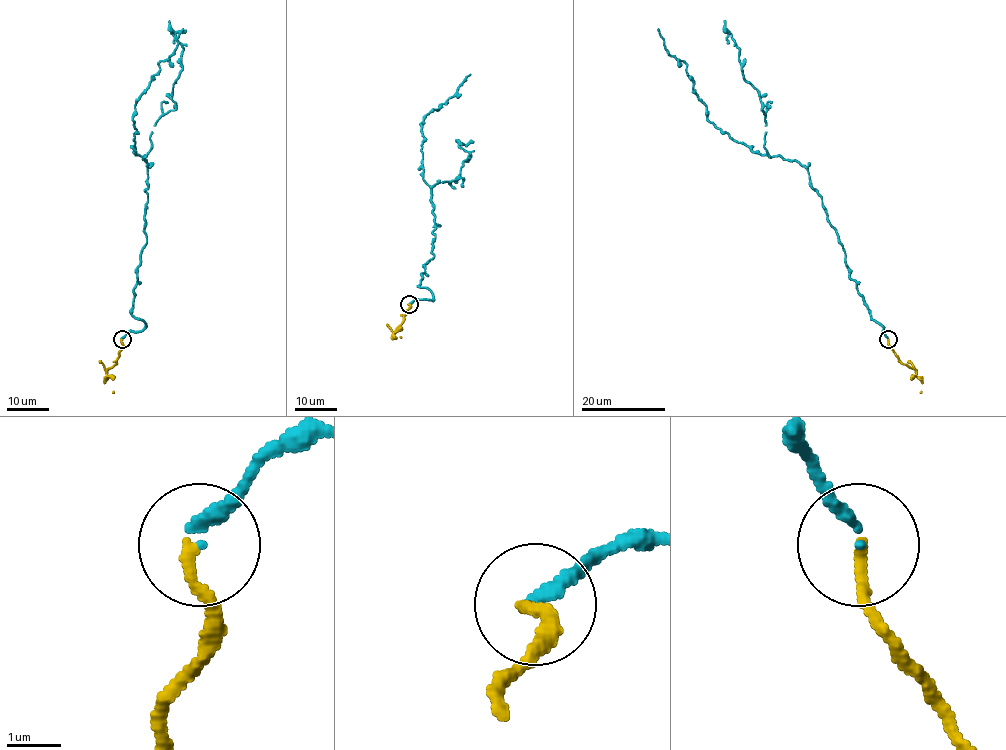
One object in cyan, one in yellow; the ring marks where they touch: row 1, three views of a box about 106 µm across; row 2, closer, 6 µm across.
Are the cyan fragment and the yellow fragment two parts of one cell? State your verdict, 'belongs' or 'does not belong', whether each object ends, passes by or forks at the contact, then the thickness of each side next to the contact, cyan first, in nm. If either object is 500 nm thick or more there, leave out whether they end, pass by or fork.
belongs | cyan ends | yellow ends | 240/220 nm

